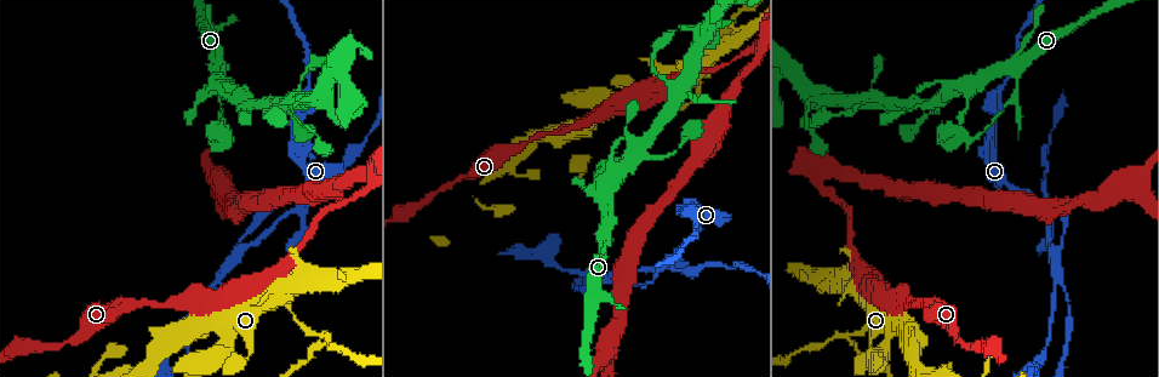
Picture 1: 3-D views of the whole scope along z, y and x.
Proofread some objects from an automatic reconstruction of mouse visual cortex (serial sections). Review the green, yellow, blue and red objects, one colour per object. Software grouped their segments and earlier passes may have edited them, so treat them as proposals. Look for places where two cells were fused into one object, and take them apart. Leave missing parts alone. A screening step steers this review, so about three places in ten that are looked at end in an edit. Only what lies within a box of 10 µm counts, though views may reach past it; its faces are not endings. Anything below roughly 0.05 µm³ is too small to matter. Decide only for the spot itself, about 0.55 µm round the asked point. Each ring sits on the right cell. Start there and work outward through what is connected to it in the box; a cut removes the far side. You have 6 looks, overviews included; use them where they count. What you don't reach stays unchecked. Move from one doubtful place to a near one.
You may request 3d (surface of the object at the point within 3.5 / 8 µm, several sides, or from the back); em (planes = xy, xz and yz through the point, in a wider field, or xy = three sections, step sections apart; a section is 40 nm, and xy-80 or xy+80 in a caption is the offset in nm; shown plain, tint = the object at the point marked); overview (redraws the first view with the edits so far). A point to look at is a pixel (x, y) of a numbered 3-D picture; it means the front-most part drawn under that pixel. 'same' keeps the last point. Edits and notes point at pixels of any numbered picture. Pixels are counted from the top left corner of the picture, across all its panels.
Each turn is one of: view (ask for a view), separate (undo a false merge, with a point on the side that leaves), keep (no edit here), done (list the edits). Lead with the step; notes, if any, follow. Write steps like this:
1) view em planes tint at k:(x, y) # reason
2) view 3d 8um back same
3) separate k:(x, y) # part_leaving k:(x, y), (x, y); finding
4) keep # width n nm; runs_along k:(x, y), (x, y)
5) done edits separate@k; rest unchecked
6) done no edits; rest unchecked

view 3d 3.5um at 1:(1016, 68) # two arms in line, one across

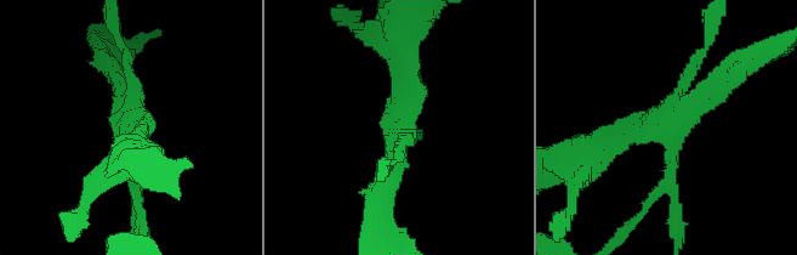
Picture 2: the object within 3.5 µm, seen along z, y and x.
view em xy step 5 tint at 2:(669, 121)

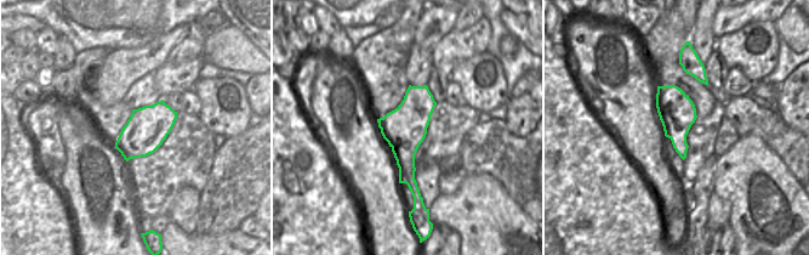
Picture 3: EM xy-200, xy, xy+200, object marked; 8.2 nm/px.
keep # one cell here

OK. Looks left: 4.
view 3d 3.5um at 1:(870, 101) # abrupt turn

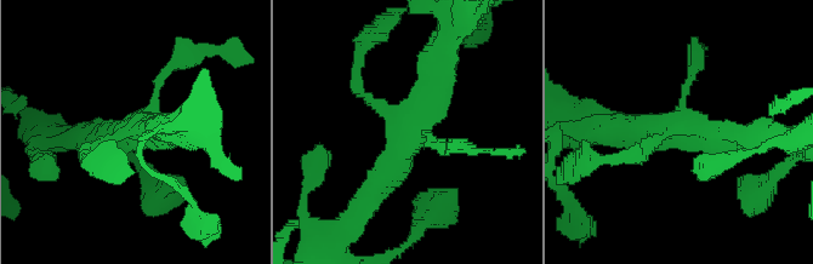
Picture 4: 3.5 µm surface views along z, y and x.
view em planes tint at 4:(137, 128) # now the EM

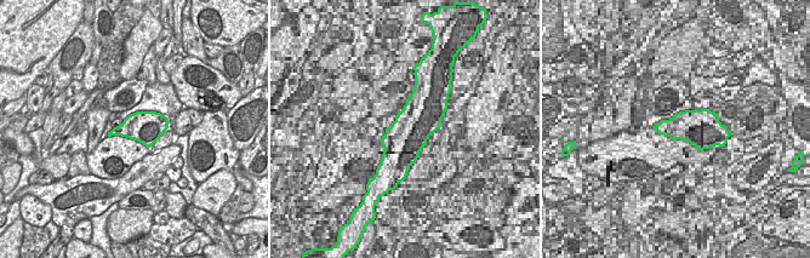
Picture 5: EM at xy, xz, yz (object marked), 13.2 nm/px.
keep # width 420 nm; runs_along 4:(369, 199), (432, 99), (441, 59); continuous, no second cell

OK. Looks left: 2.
done no edits; rest unchecked

